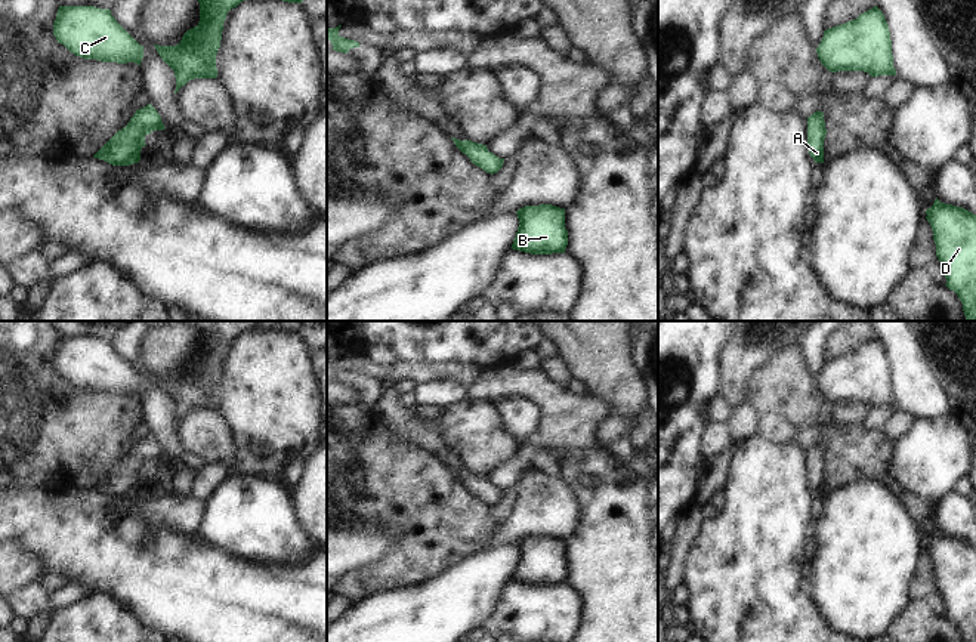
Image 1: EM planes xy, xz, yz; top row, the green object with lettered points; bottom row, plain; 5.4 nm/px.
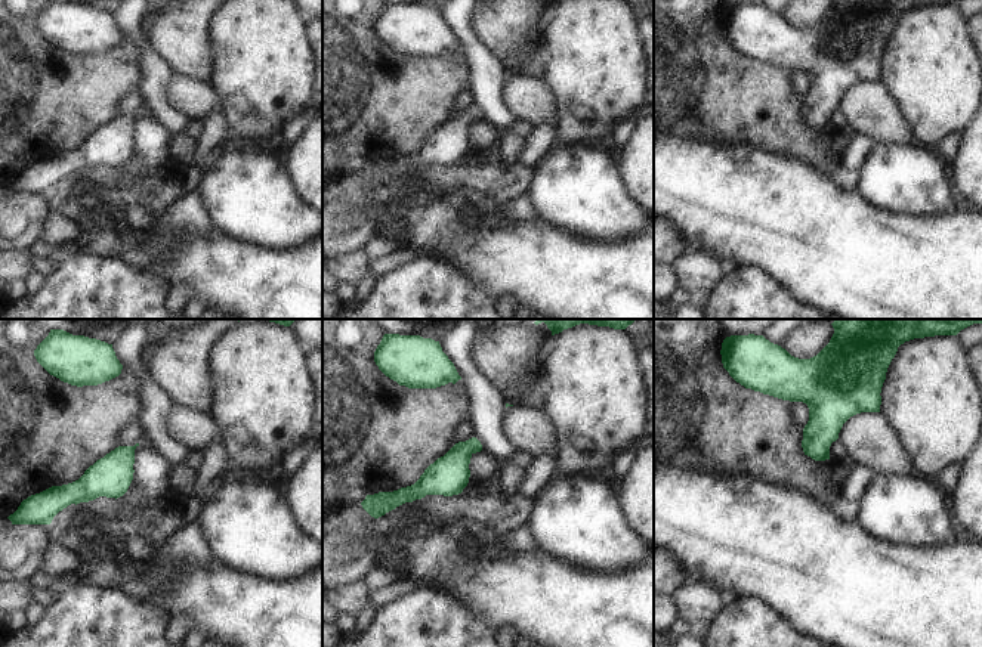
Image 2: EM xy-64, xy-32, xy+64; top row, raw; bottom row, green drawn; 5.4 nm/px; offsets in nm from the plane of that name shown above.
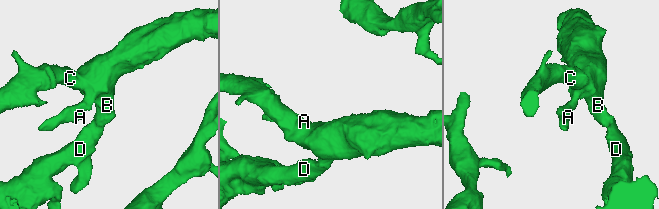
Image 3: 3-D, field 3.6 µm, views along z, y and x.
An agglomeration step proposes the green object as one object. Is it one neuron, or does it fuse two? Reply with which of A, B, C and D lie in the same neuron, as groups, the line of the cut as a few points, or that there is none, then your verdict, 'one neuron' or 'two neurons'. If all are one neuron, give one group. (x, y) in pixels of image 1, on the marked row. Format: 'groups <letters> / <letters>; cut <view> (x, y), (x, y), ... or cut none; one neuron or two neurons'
groups A B C D; cut none; one neuron

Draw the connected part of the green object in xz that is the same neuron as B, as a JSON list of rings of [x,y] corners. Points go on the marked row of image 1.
[[[552,204],[525,206],[516,214],[519,226],[513,250],[531,254],[565,253],[568,246],[565,209]]]

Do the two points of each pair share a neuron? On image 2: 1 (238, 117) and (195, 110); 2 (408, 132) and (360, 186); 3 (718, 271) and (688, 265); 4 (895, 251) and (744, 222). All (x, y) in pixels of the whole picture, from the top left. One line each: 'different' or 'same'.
1: different
2: different
3: same
4: same

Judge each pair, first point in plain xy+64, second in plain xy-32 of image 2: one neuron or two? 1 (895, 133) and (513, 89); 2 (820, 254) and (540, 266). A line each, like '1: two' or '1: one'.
1: one
2: one

